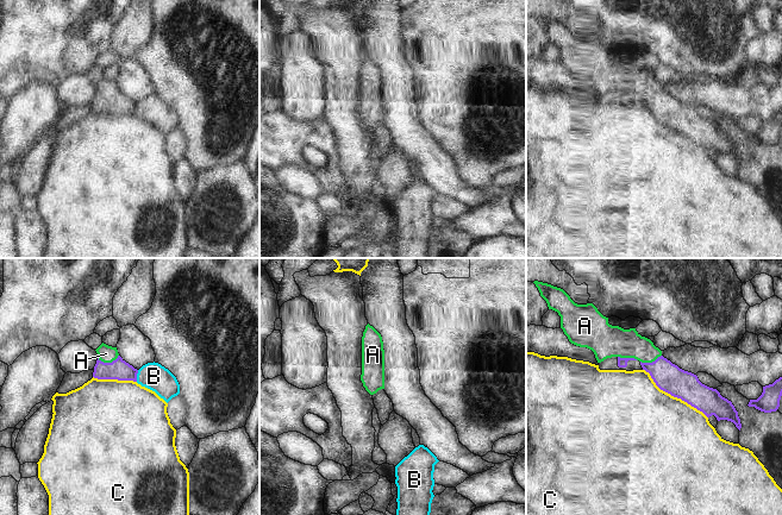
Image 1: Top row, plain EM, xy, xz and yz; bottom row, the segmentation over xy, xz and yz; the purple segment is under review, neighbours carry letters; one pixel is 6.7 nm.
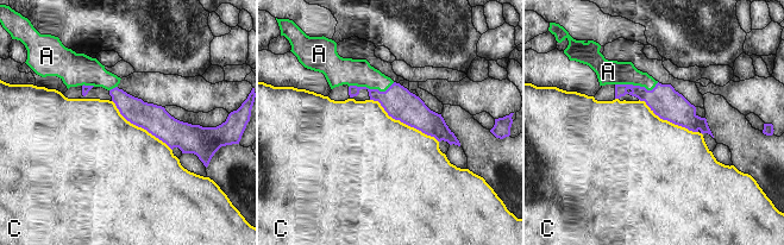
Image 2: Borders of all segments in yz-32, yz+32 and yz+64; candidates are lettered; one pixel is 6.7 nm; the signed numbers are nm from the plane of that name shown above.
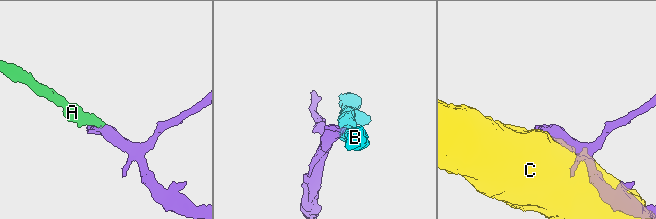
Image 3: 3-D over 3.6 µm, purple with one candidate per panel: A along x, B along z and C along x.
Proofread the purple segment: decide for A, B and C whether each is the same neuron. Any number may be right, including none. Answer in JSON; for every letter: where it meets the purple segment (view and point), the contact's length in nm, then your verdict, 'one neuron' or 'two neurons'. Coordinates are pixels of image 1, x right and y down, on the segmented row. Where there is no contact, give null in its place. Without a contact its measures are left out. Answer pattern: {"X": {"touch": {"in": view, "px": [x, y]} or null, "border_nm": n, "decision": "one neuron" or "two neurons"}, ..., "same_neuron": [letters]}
{"A": {"touch": {"in": "xy", "px": [108, 363]}, "border_nm": 150, "decision": "one neuron"}, "B": {"touch": {"in": "xy", "px": [136, 376]}, "border_nm": 80, "decision": "two neurons"}, "C": {"touch": {"in": "yz", "px": [674, 396]}, "border_nm": 550, "decision": "two neurons"}, "same_neuron": ["A"]}

